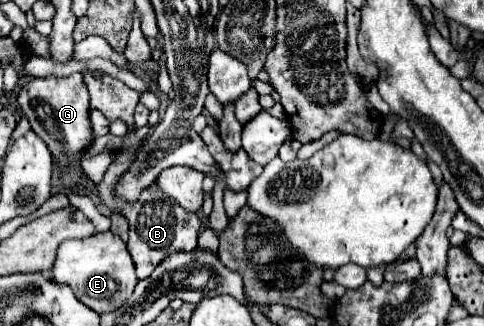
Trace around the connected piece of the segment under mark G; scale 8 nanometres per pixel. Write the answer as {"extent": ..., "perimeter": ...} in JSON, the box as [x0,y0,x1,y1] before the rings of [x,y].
{"extent":[18,73,92,189],"perimeter":[[[74,73],[70,77],[38,77],[24,83],[18,93],[18,105],[22,113],[30,119],[32,131],[48,145],[52,155],[60,165],[60,181],[74,189],[80,185],[82,171],[78,153],[92,143],[92,129],[88,121],[88,89],[84,85],[82,73]]]}

